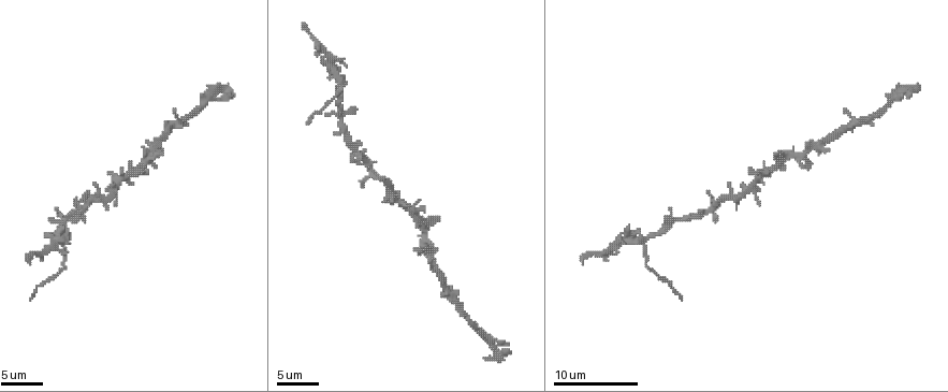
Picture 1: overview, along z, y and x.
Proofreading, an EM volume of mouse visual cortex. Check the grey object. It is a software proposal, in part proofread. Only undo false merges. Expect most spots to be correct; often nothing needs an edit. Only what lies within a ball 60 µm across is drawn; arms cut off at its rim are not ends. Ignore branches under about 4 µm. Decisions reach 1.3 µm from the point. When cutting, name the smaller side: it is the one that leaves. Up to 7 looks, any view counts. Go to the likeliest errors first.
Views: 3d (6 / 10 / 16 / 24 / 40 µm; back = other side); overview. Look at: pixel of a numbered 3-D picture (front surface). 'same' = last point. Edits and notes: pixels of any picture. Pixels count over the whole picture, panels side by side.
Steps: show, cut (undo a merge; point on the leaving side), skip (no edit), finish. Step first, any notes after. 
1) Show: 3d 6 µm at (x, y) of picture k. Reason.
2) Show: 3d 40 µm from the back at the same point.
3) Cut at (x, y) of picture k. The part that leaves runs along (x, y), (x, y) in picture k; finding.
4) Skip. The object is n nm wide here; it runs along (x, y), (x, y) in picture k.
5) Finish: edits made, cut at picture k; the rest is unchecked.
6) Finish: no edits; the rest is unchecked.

Show: 3d 16 µm at (641, 244) of picture 1. Arms part here.

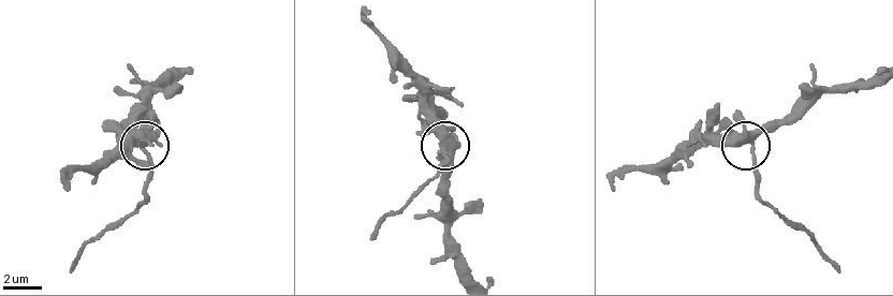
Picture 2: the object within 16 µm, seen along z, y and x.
Cut at (450, 154) of picture 2. The object is 430 nm wide here; a second neuron is stuck on.

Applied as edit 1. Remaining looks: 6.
Show: overview.

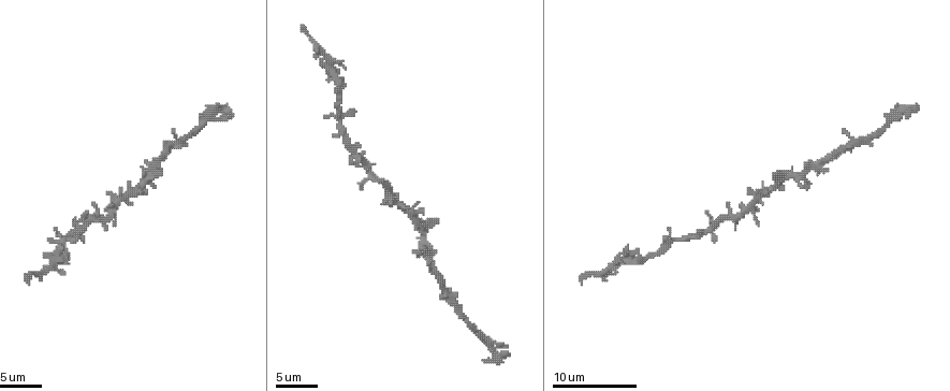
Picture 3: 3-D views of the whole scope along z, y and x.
Show: 3d 16 µm at (118, 198) of picture 3. Four arms meet.

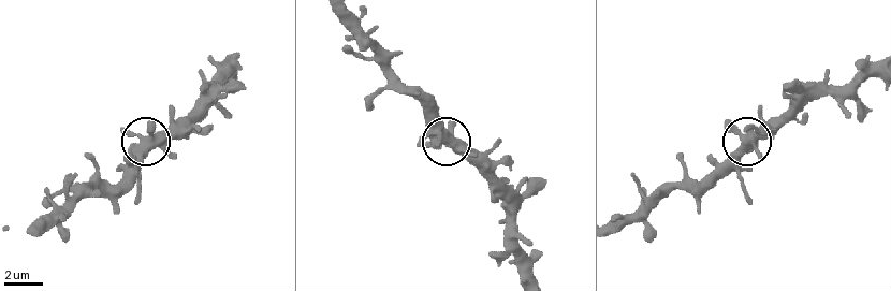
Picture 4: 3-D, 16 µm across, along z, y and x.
Skip. The object is 450 nm wide here; all the same neuron.

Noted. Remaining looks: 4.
Show: 3d 6 µm at (421, 233) of picture 3. Three arms meet.

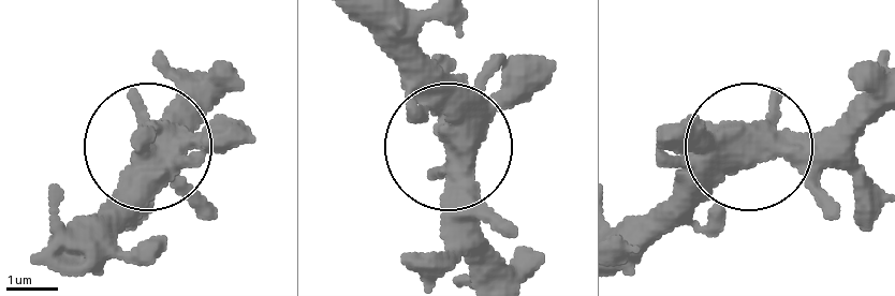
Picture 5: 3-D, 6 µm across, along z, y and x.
Show: 3d 6 µm from the back at (457, 146) of picture 5. From behind.

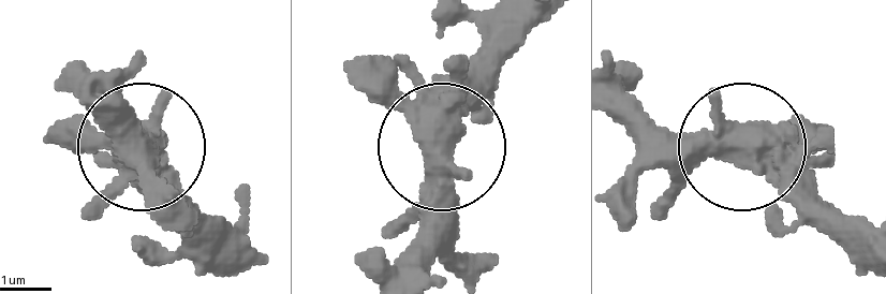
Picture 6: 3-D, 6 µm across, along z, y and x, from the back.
Skip. The object is 500 nm wide here; it runs along (868, 246), (739, 148), (649, 144), (616, 122) in picture 6; all the same neuron.

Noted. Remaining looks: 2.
Finish: edits made, cut at picture 2; the rest is unchecked.

